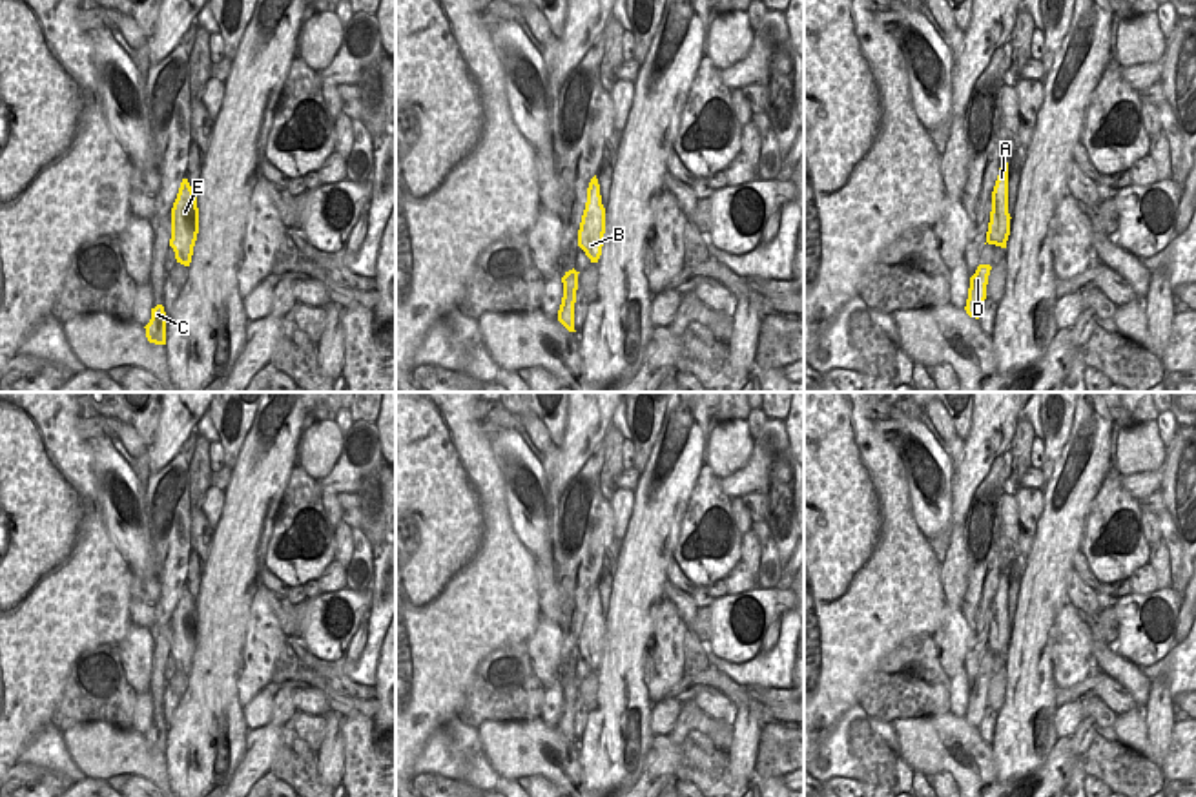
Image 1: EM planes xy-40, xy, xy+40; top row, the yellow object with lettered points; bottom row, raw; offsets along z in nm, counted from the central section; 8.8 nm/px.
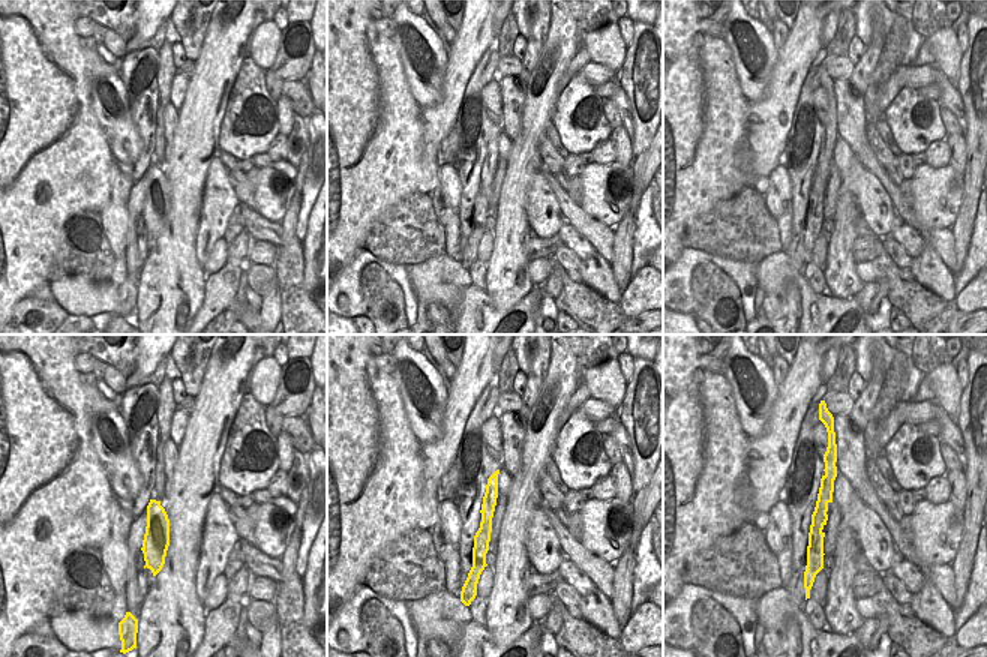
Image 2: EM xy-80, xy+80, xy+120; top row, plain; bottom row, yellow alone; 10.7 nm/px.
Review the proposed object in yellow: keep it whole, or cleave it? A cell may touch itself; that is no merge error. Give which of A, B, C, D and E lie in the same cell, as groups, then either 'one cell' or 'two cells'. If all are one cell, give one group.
A B E / C D; two cells

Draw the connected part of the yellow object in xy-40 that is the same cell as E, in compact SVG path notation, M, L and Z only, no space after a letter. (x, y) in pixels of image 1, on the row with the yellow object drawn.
M182 179L177 199L171 208L170 246L175 252L177 263L190 266L197 233L199 233L197 197L188 179Z

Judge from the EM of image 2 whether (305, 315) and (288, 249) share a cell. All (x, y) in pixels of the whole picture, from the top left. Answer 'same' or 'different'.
same

